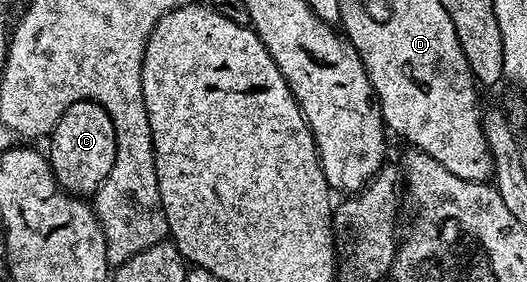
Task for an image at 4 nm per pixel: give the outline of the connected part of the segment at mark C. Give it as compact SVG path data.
M79 99L62 113L60 120L51 128L48 141L46 154L56 184L69 195L91 196L114 165L114 121L110 121L110 113L106 113L102 105L92 103L89 99Z

